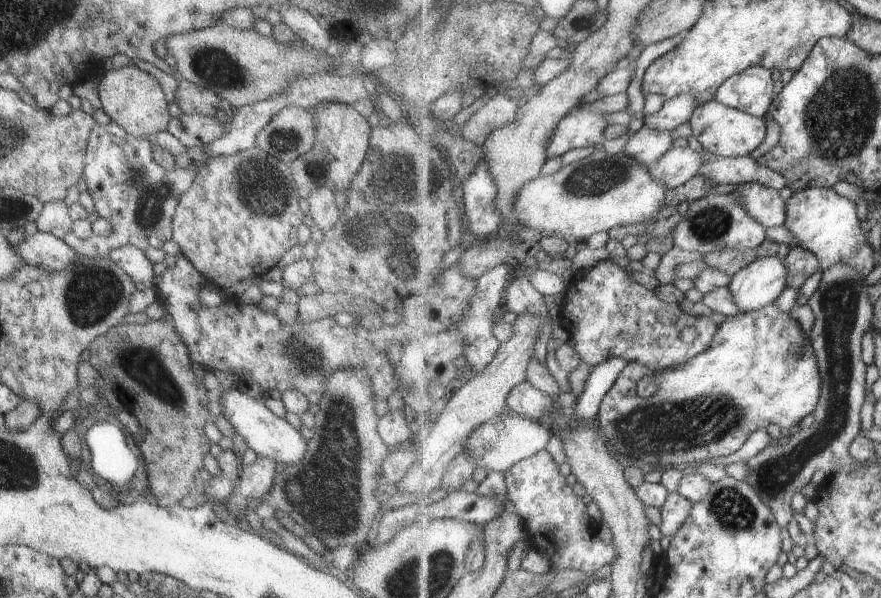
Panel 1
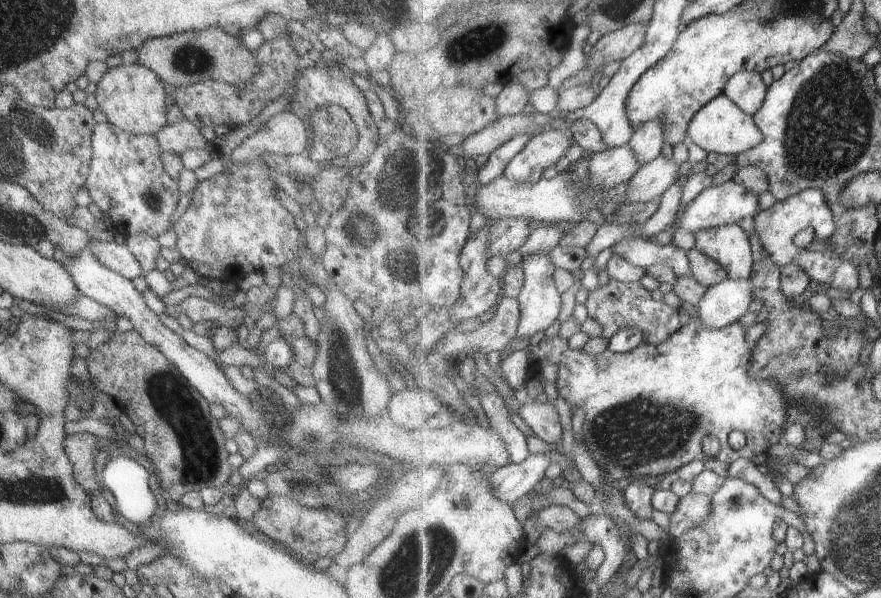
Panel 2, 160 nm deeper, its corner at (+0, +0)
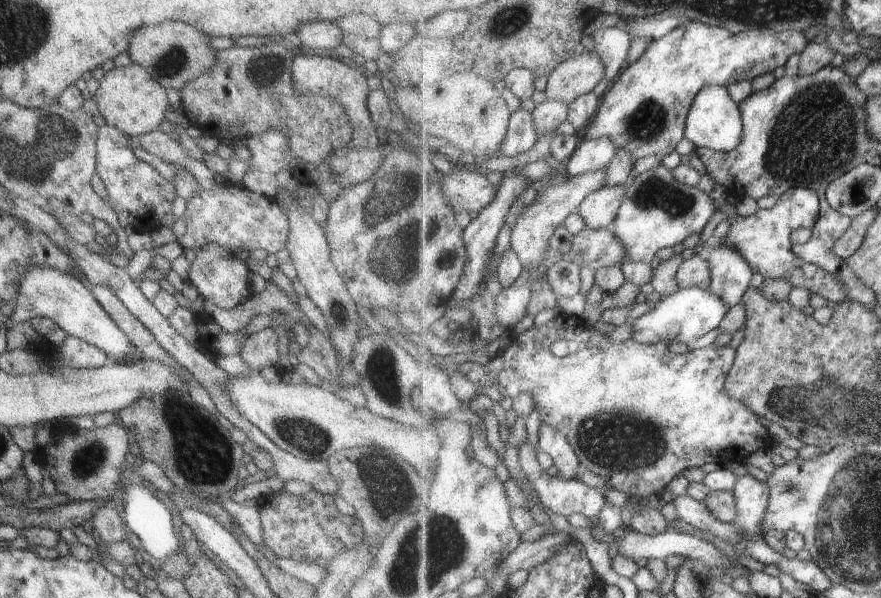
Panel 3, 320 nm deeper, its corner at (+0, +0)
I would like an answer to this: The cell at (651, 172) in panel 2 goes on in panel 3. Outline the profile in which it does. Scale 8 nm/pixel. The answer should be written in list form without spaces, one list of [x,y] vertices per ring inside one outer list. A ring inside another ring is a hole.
[[[628,181],[625,185],[618,187],[605,187],[603,189],[596,190],[585,198],[585,200],[580,204],[580,208],[578,210],[578,214],[581,216],[585,226],[595,230],[613,230],[616,218],[618,217],[620,204],[622,203],[624,194],[626,193],[626,186],[629,183],[630,182]]]

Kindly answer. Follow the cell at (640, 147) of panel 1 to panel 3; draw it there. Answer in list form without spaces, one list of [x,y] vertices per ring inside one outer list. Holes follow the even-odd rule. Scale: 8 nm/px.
[[[601,169],[591,173],[577,175],[566,180],[555,179],[544,185],[537,198],[519,215],[515,226],[511,230],[510,244],[516,254],[521,258],[525,268],[534,276],[532,281],[532,297],[527,304],[527,312],[531,315],[539,314],[545,308],[556,308],[558,296],[548,281],[549,267],[544,262],[544,256],[549,239],[559,225],[564,224],[567,216],[578,212],[580,204],[591,193],[605,188],[606,170]]]

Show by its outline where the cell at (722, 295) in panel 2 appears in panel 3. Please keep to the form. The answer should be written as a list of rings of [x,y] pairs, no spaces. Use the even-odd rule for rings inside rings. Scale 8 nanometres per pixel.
[[[682,288],[673,294],[660,298],[655,306],[638,319],[633,320],[633,335],[638,343],[667,343],[669,345],[689,344],[705,336],[707,332],[717,329],[717,324],[723,320],[728,308],[726,302],[708,288]]]

